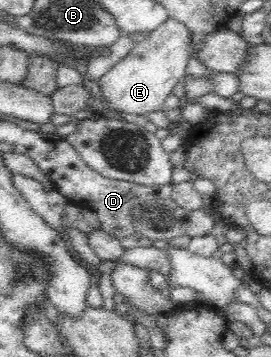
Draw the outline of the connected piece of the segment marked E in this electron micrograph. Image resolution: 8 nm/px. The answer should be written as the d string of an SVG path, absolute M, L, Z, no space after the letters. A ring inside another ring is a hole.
M169 18L141 43L135 44L130 52L98 81L101 93L107 99L107 108L147 116L155 110L162 110L172 89L186 76L191 59L195 35L176 19Z

